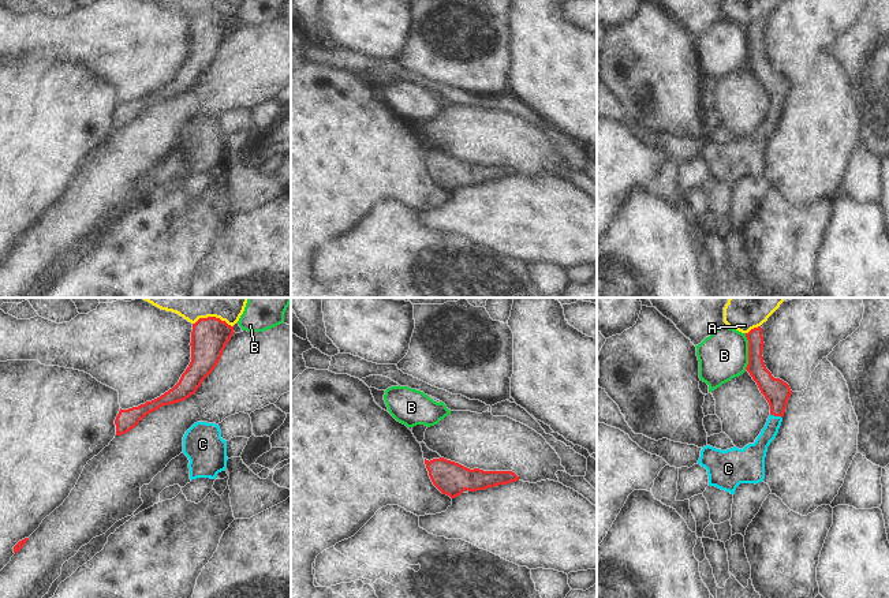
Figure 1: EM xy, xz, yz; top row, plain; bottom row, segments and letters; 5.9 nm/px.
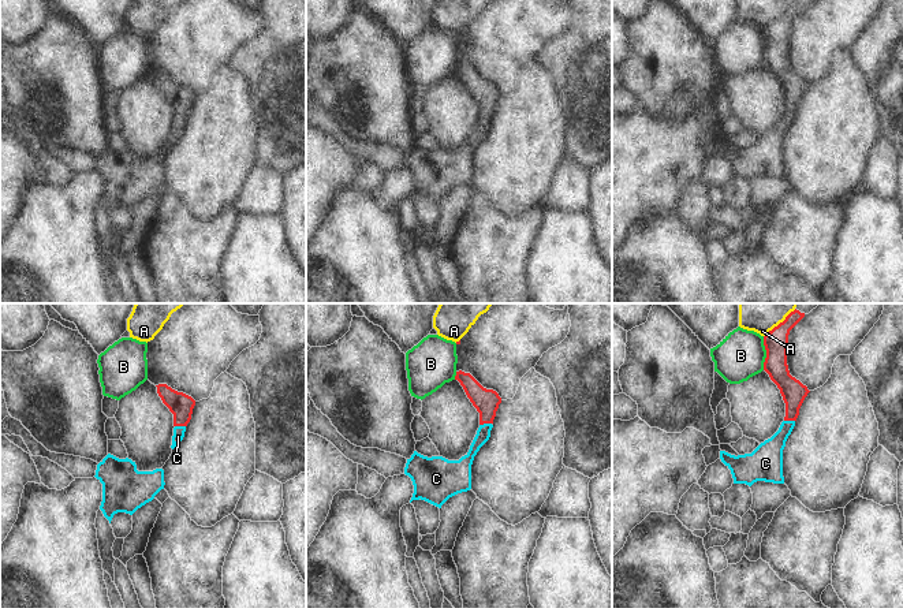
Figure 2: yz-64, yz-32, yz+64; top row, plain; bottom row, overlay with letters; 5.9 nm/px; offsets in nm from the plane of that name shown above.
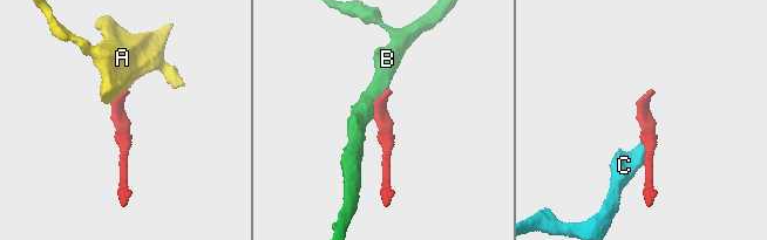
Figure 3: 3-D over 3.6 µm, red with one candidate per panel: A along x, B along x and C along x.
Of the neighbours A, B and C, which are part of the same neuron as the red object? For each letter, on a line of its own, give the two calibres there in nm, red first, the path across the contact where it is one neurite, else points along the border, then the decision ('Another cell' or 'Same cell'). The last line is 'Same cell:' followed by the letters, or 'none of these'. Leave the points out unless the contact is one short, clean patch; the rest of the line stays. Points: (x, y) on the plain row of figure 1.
A: Thickness 110 nm (red) against 160 nm. Boundary: yz (759, 19), (746, 27). Another cell
B: Thickness 120 nm (red) against 280 nm. Boundary: yz (744, 27), (747, 34), (746, 63). Another cell
C: Thickness 150 nm (red) against 120 nm. Path across: yz (777, 86), (776, 109), (769, 127), (755, 146). Same cell
Same cell: C

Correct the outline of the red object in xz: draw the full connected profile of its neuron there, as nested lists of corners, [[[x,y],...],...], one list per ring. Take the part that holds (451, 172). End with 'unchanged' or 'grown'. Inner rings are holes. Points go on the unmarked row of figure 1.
[[[444,152],[430,156],[425,153],[425,158],[433,179],[451,193],[460,190],[464,184],[485,184],[519,175],[519,171],[512,165],[470,164]]]; unchanged

